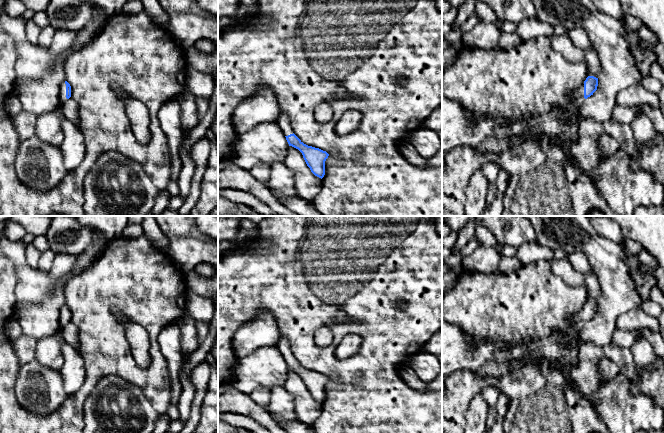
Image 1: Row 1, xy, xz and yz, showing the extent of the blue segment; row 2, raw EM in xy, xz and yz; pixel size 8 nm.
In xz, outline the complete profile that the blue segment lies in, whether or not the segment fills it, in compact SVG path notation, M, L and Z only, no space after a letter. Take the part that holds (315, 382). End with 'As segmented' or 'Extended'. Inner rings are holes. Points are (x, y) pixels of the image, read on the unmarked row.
M281 334L279 335L279 340L276 344L276 347L285 359L289 370L298 373L302 377L303 382L307 390L310 392L311 396L315 400L322 403L325 399L325 385L328 382L329 378L326 375L323 375L319 372L315 372L304 368L294 358L290 349L288 339Z. Extended

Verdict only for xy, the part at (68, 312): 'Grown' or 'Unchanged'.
Grown

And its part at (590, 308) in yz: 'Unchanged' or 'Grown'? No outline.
Grown

